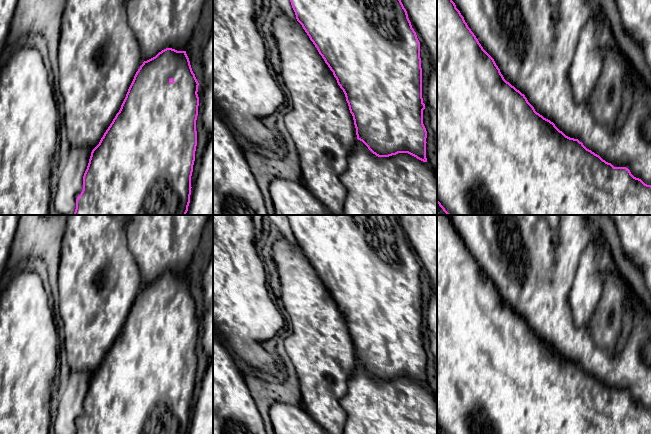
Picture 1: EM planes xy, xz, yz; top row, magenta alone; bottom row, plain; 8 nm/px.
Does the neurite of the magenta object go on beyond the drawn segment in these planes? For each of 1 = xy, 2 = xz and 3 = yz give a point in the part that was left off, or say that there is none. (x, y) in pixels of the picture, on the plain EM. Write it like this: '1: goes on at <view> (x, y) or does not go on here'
1: does not go on here
2: does not go on here
3: does not go on here

